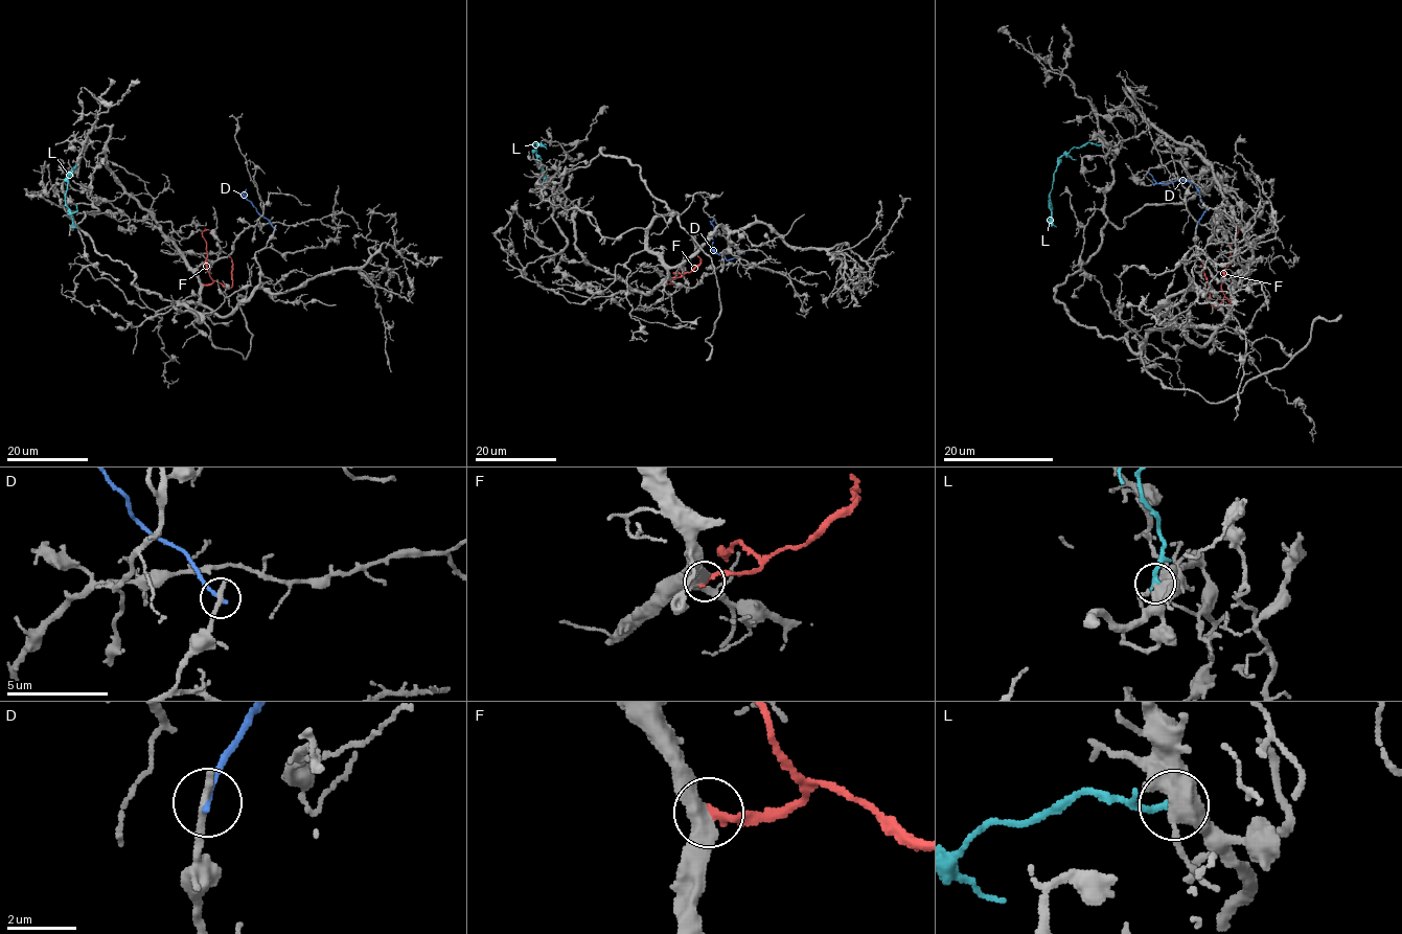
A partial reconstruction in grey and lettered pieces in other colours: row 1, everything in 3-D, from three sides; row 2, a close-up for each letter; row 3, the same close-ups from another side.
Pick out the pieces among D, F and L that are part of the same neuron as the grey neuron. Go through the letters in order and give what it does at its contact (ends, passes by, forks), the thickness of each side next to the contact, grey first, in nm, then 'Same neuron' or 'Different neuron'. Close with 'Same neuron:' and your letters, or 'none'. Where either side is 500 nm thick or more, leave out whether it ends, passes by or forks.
D: It ends there. Thickness 280 nm (grey) against 200 nm. Different neuron
F: It ends there. Thickness 460 nm (grey) against 260 nm. Different neuron
L: It ends there. Thickness 460 nm (grey) against 240 nm. Different neuron
Same neuron: none

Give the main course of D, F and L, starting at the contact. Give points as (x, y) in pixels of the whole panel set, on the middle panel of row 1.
D: (743, 253), (727, 259), (711, 248), (714, 218)
F: (670, 279), (681, 275), (677, 271), (670, 282), (679, 285)
L: (543, 183), (544, 172), (533, 145), (547, 149)

